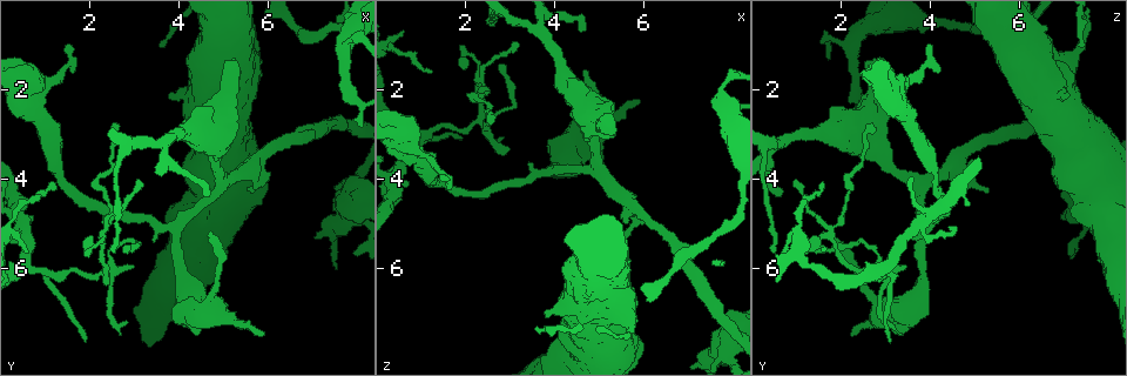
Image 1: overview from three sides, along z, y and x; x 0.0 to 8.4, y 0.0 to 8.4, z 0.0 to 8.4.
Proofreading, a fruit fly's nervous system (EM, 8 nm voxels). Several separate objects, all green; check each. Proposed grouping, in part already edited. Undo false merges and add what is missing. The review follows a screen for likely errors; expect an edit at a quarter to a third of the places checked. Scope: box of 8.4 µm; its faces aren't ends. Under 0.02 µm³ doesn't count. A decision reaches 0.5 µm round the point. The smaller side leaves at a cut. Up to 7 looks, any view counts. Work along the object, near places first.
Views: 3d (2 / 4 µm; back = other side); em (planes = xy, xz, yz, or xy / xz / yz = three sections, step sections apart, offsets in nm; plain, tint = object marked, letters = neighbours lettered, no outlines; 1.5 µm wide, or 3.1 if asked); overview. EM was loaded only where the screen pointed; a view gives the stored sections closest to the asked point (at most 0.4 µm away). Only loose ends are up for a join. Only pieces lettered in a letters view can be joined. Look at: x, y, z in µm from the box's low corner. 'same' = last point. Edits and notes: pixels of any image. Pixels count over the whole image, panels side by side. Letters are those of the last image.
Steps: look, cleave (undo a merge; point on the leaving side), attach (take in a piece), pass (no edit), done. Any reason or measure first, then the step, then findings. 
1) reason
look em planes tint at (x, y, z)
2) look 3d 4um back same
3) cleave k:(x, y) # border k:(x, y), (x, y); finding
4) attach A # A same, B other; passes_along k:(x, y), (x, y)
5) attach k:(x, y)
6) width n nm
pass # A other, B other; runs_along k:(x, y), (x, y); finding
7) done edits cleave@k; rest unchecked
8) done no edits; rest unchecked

calibre changes
look em yz step 4 letters at (1.20, 1.75, 3.50)

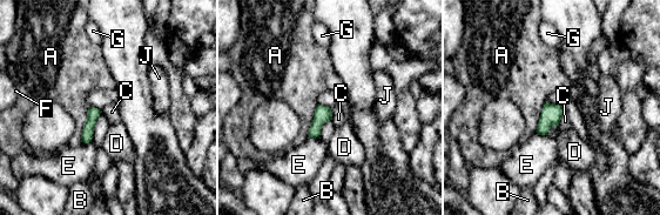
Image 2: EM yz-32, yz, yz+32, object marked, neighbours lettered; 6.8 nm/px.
cut it another way
look em planes letters same

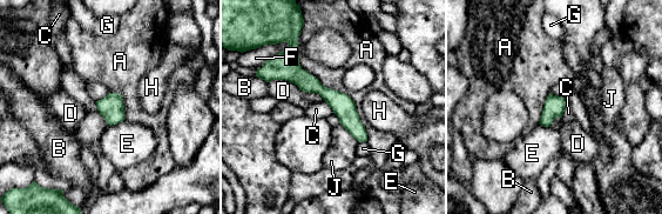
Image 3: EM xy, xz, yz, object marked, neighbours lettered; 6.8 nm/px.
pass # A other, B other, C other, D other, E other, F other, G other, H other, J other; runs_along 3:(265, 73), (319, 88), (364, 138); all the same neuron

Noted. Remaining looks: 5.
end of a long branch
look em planes letters at (2.65, 2.80, 2.65)

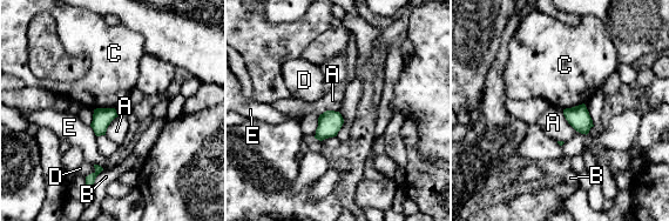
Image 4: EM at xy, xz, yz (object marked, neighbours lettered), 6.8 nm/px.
width 130 nm
pass # A other, B other, C other, D other, E other; border 4:(114, 107), (96, 107), (94, 109); none of them fits

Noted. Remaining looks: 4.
narrows sharply
look em planes plain at (2.35, 6.05, 2.70)

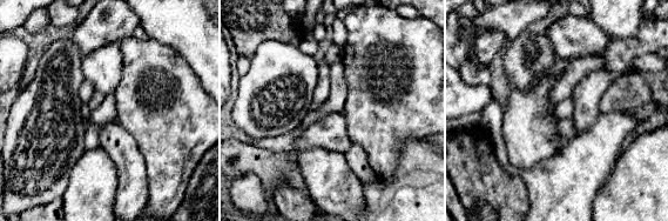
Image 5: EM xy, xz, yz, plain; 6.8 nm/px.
see the neighbours
look em planes letters same

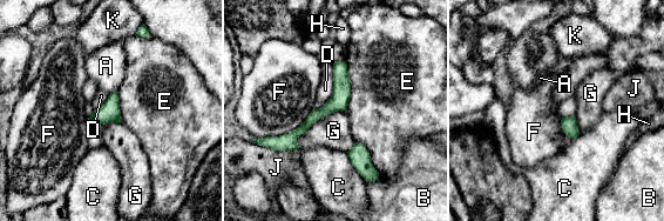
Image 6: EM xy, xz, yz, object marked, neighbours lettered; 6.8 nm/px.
pass # A other, B other, C other, D other, E other, F other, G other, H other, J other, K other; runs_along 6:(343, 64), (340, 95), (277, 144); all the same neuron

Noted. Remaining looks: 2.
done no edits; rest unchecked

